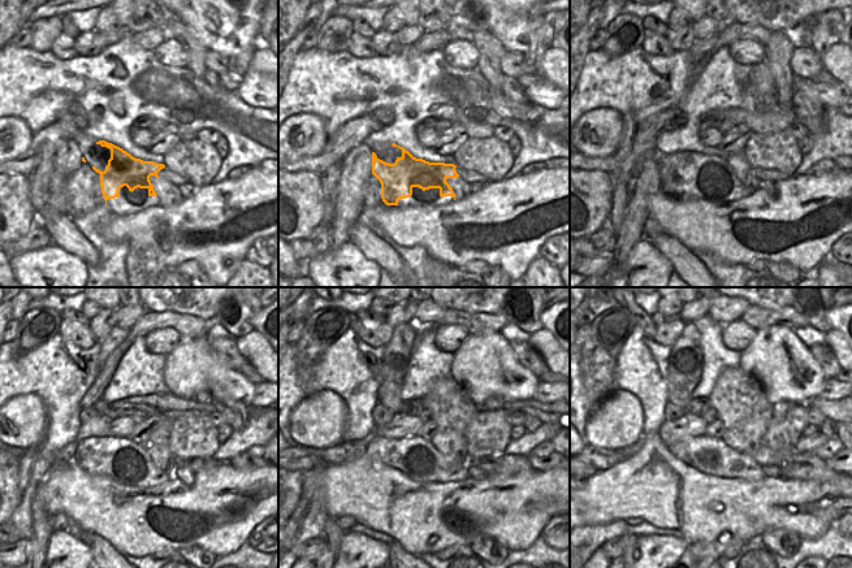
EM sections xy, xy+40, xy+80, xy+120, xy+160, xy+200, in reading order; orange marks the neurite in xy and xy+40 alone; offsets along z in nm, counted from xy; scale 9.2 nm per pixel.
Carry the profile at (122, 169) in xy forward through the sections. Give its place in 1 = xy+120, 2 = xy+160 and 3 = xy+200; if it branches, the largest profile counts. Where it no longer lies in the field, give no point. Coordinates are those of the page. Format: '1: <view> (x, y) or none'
1: xy+120 (120, 458)
2: xy+160 (416, 458)
3: xy+200 (713, 456)

